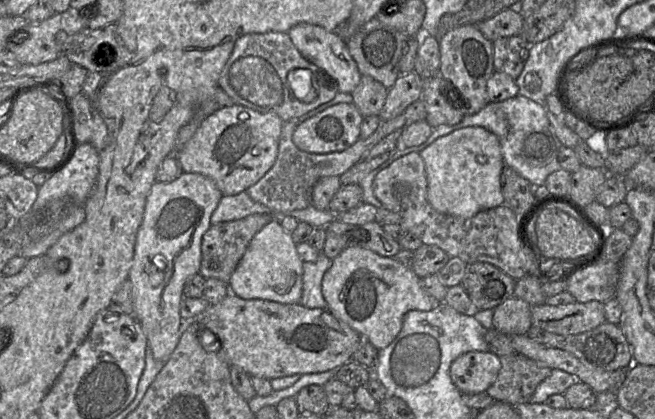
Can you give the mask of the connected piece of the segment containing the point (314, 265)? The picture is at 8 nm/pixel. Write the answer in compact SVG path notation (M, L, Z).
M321 253L315 262L303 263L303 293L299 302L301 306L310 309L327 309L322 294L322 280L331 265L332 260Z

